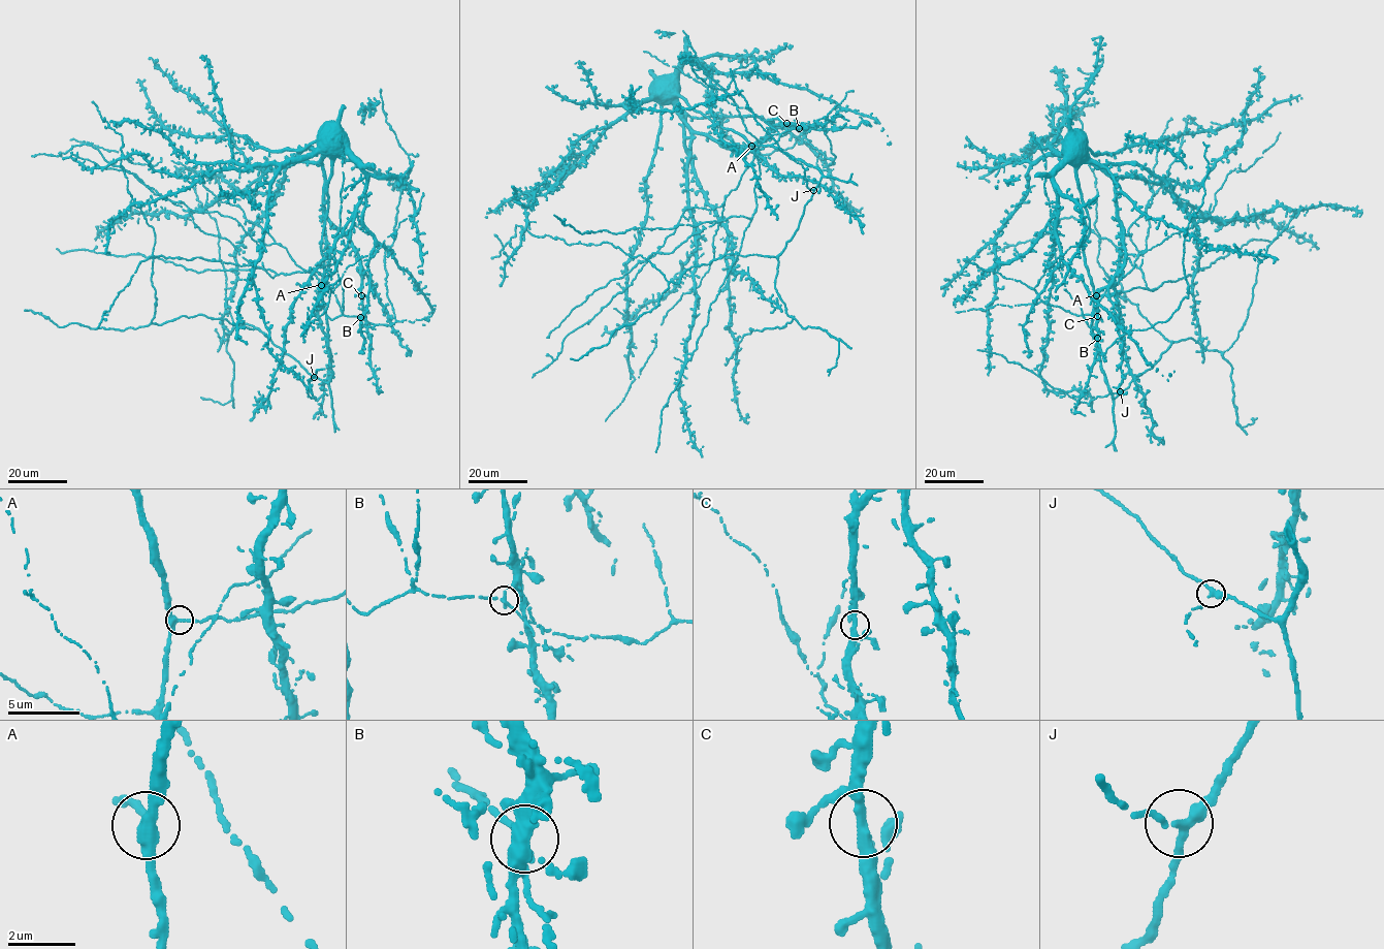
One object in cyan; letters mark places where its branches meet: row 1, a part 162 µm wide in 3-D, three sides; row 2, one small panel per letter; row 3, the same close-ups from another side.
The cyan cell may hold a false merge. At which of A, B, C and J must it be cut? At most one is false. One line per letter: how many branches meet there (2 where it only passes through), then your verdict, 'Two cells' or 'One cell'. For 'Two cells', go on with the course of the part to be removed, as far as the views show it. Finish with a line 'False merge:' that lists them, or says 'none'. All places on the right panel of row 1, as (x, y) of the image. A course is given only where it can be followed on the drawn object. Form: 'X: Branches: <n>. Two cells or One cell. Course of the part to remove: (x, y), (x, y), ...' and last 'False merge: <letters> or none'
A: Branches: 3. One cell
B: Branches: 3. One cell
C: Branches: 3. One cell
J: Branches: 3. One cell
False merge: none

